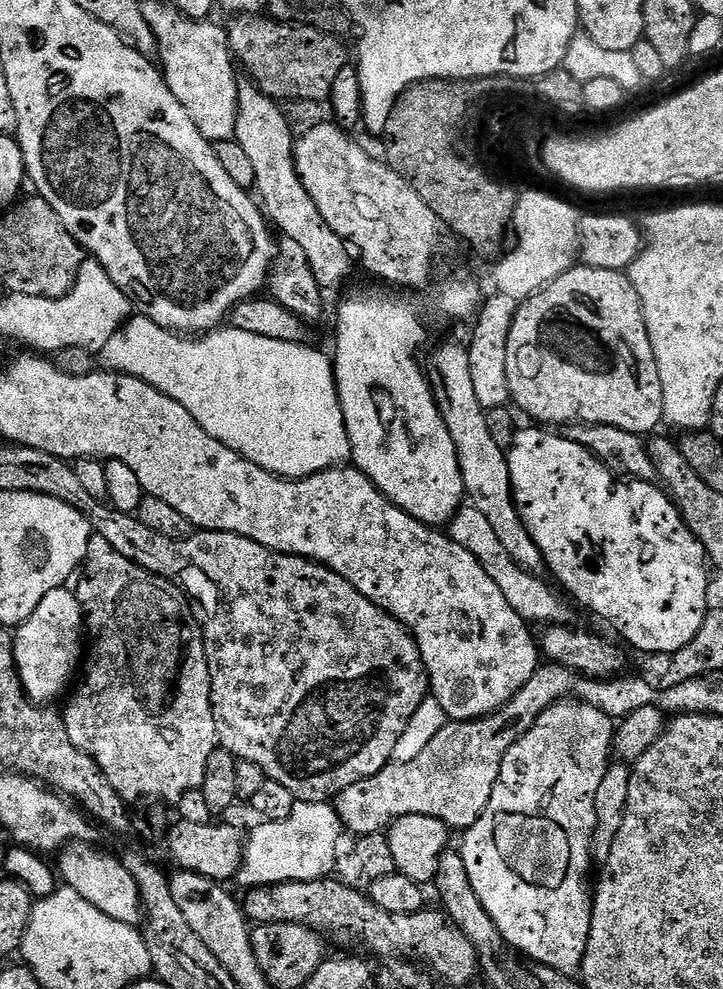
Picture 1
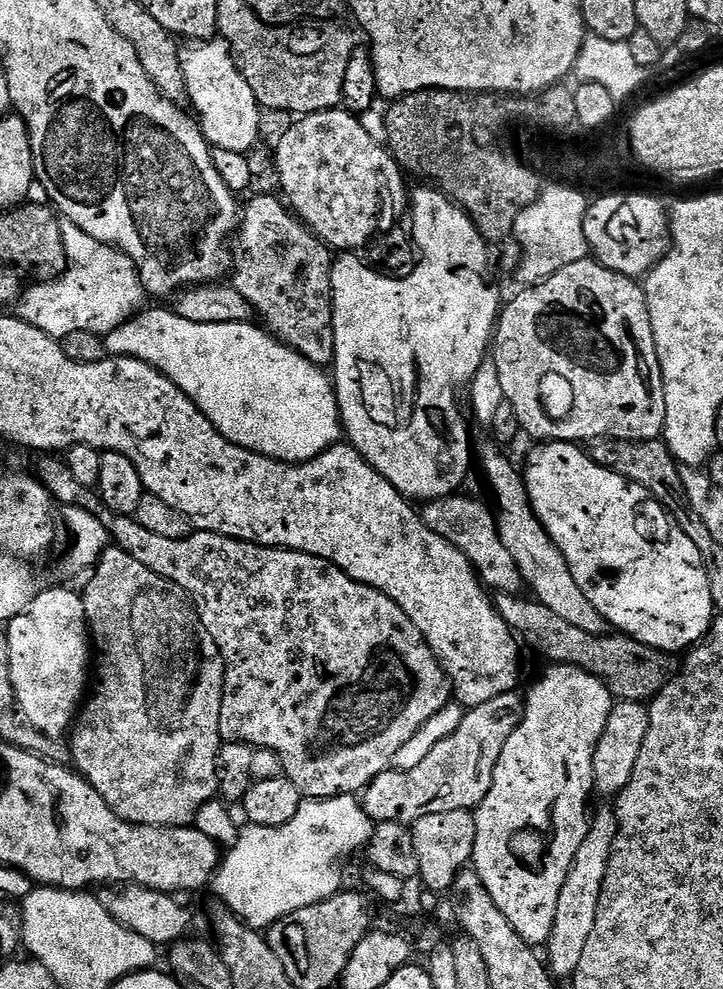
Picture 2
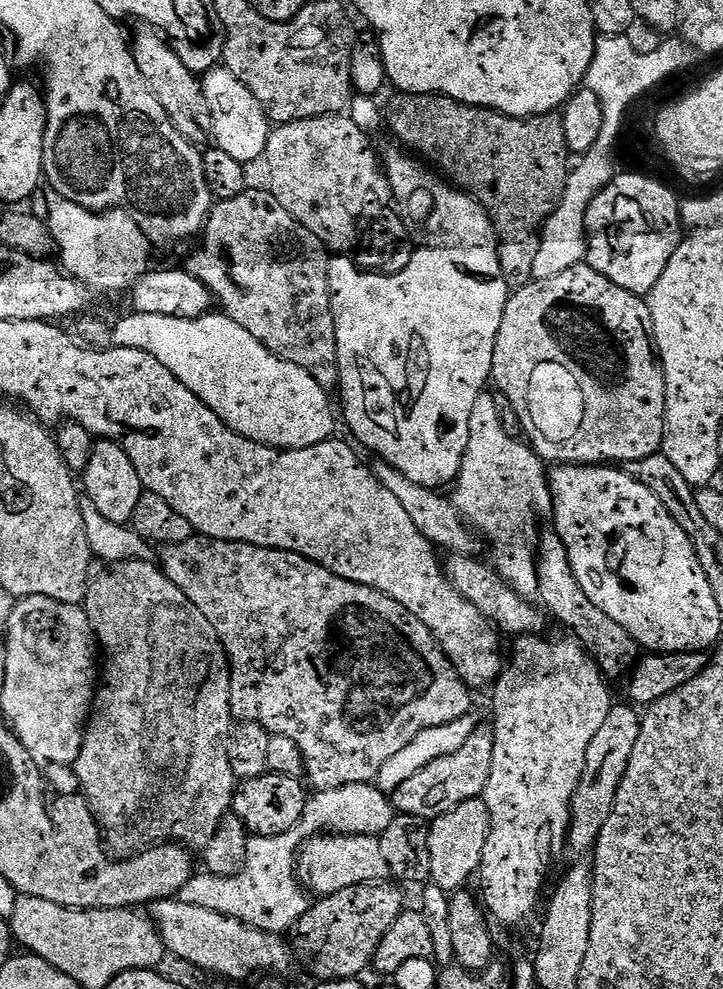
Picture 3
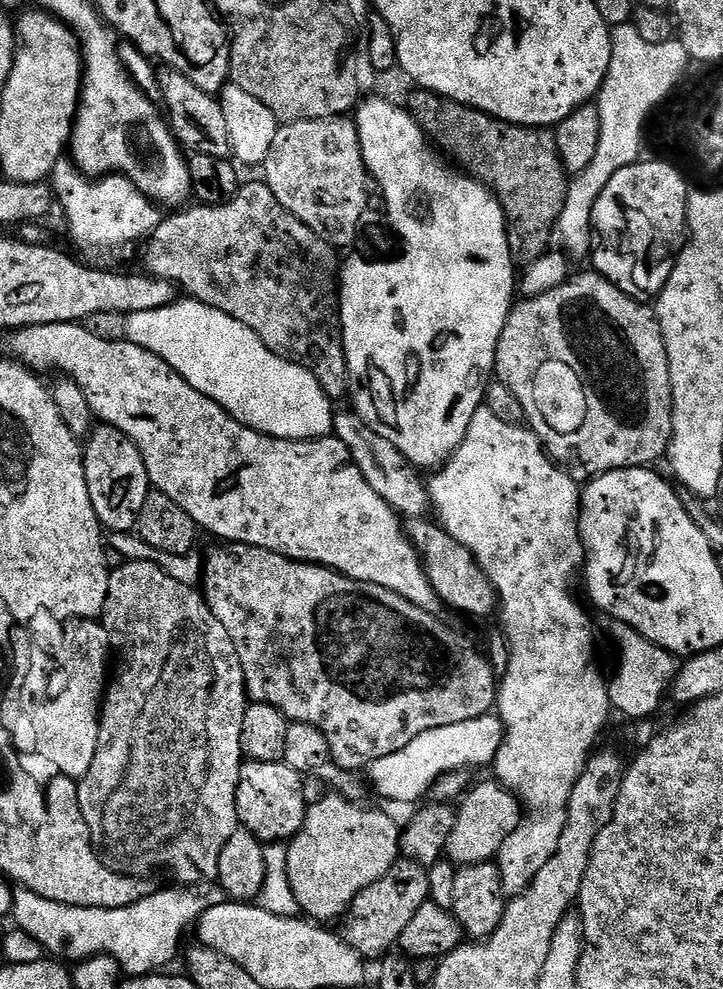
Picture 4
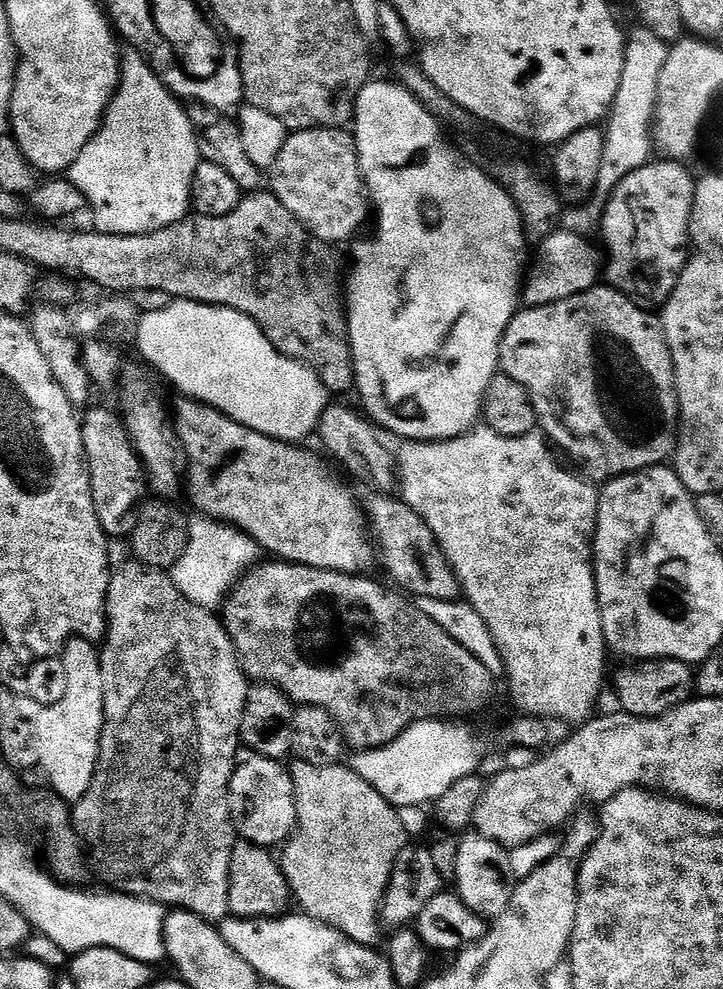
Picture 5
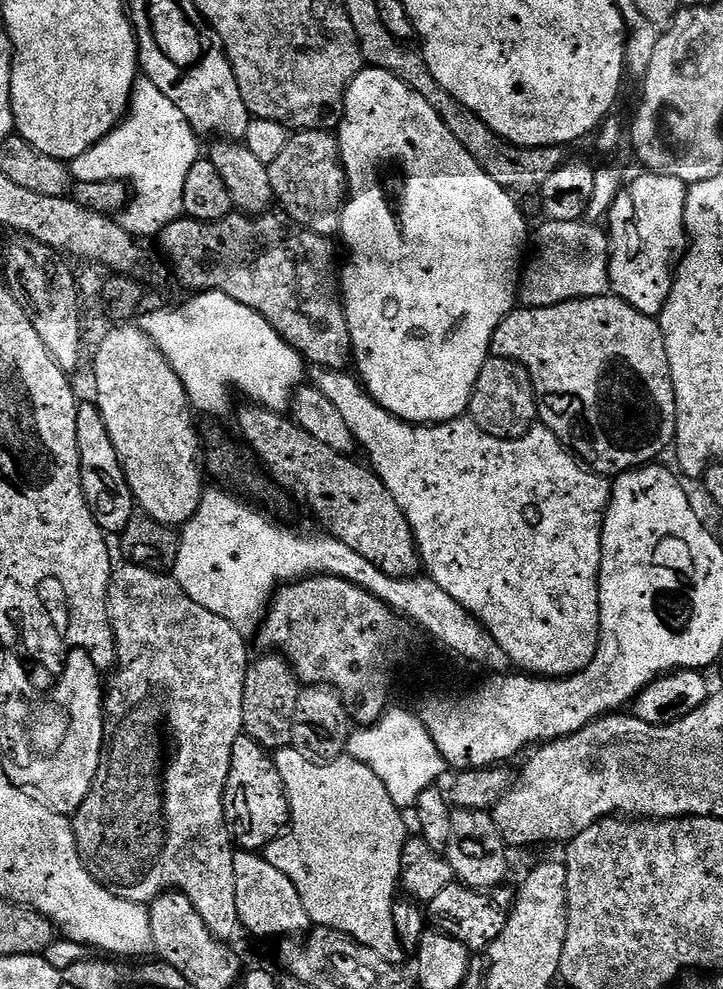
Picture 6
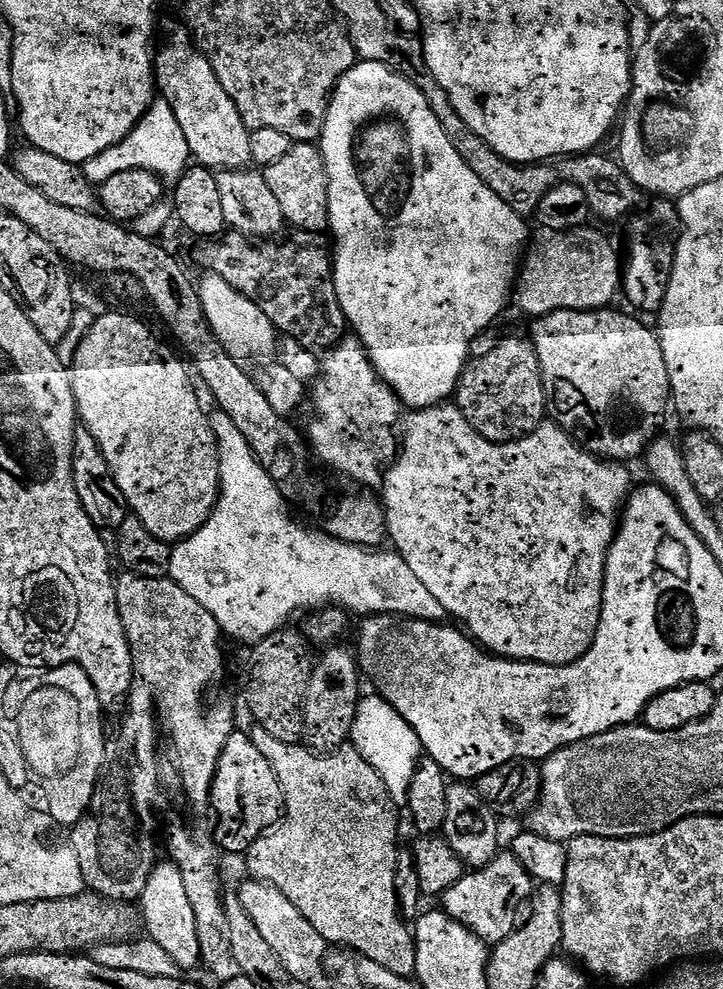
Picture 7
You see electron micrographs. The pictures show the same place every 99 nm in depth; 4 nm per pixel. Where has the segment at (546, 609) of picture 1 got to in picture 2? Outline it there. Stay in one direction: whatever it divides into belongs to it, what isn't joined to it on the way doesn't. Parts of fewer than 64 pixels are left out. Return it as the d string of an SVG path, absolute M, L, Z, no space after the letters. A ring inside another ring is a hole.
M457 494L455 496L445 496L442 500L430 500L423 505L422 515L424 524L434 530L446 542L450 542L472 563L481 581L489 589L496 592L519 593L522 588L520 571L514 562L510 550L502 546L502 538L496 529L496 518L491 507L488 508L480 500L475 500L472 496Z

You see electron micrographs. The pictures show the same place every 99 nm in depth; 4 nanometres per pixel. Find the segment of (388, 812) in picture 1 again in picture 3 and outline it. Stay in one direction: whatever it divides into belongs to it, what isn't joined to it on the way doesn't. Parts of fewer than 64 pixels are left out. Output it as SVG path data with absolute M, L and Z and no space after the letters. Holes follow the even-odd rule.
M478 726L474 734L466 740L466 746L454 750L454 754L446 754L446 758L438 758L430 762L414 778L408 778L391 793L392 807L397 813L405 816L417 816L426 821L454 810L454 806L462 806L462 802L483 797L488 779L490 766L494 762L494 742L496 737L491 727Z

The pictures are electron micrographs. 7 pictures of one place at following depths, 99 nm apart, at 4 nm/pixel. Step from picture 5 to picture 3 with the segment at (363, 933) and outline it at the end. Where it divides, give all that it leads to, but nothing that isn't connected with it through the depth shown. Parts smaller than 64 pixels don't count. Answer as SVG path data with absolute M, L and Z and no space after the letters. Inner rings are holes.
M318 834L298 853L298 876L307 889L317 897L338 894L350 886L384 882L392 876L390 862L382 854L382 846L375 836L351 834Z

